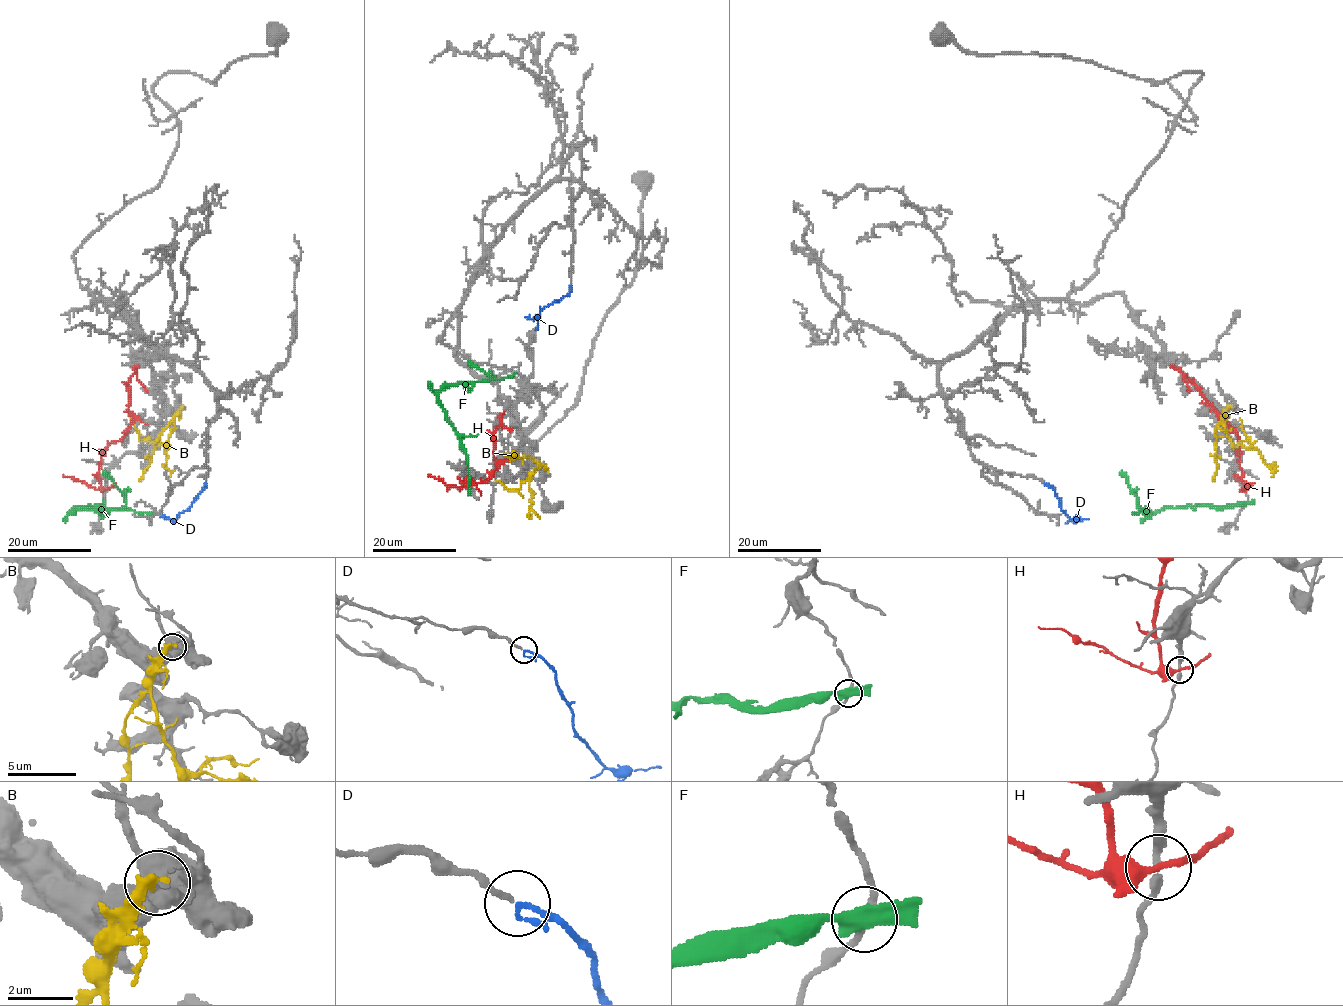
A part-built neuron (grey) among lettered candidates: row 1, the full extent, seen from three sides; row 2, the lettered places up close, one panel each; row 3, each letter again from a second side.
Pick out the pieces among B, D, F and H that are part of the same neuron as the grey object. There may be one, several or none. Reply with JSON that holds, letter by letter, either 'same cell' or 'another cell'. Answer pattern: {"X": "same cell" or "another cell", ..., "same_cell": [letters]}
{"B": "another cell", "D": "same cell", "F": "another cell", "H": "another cell", "same_cell": ["D"]}

